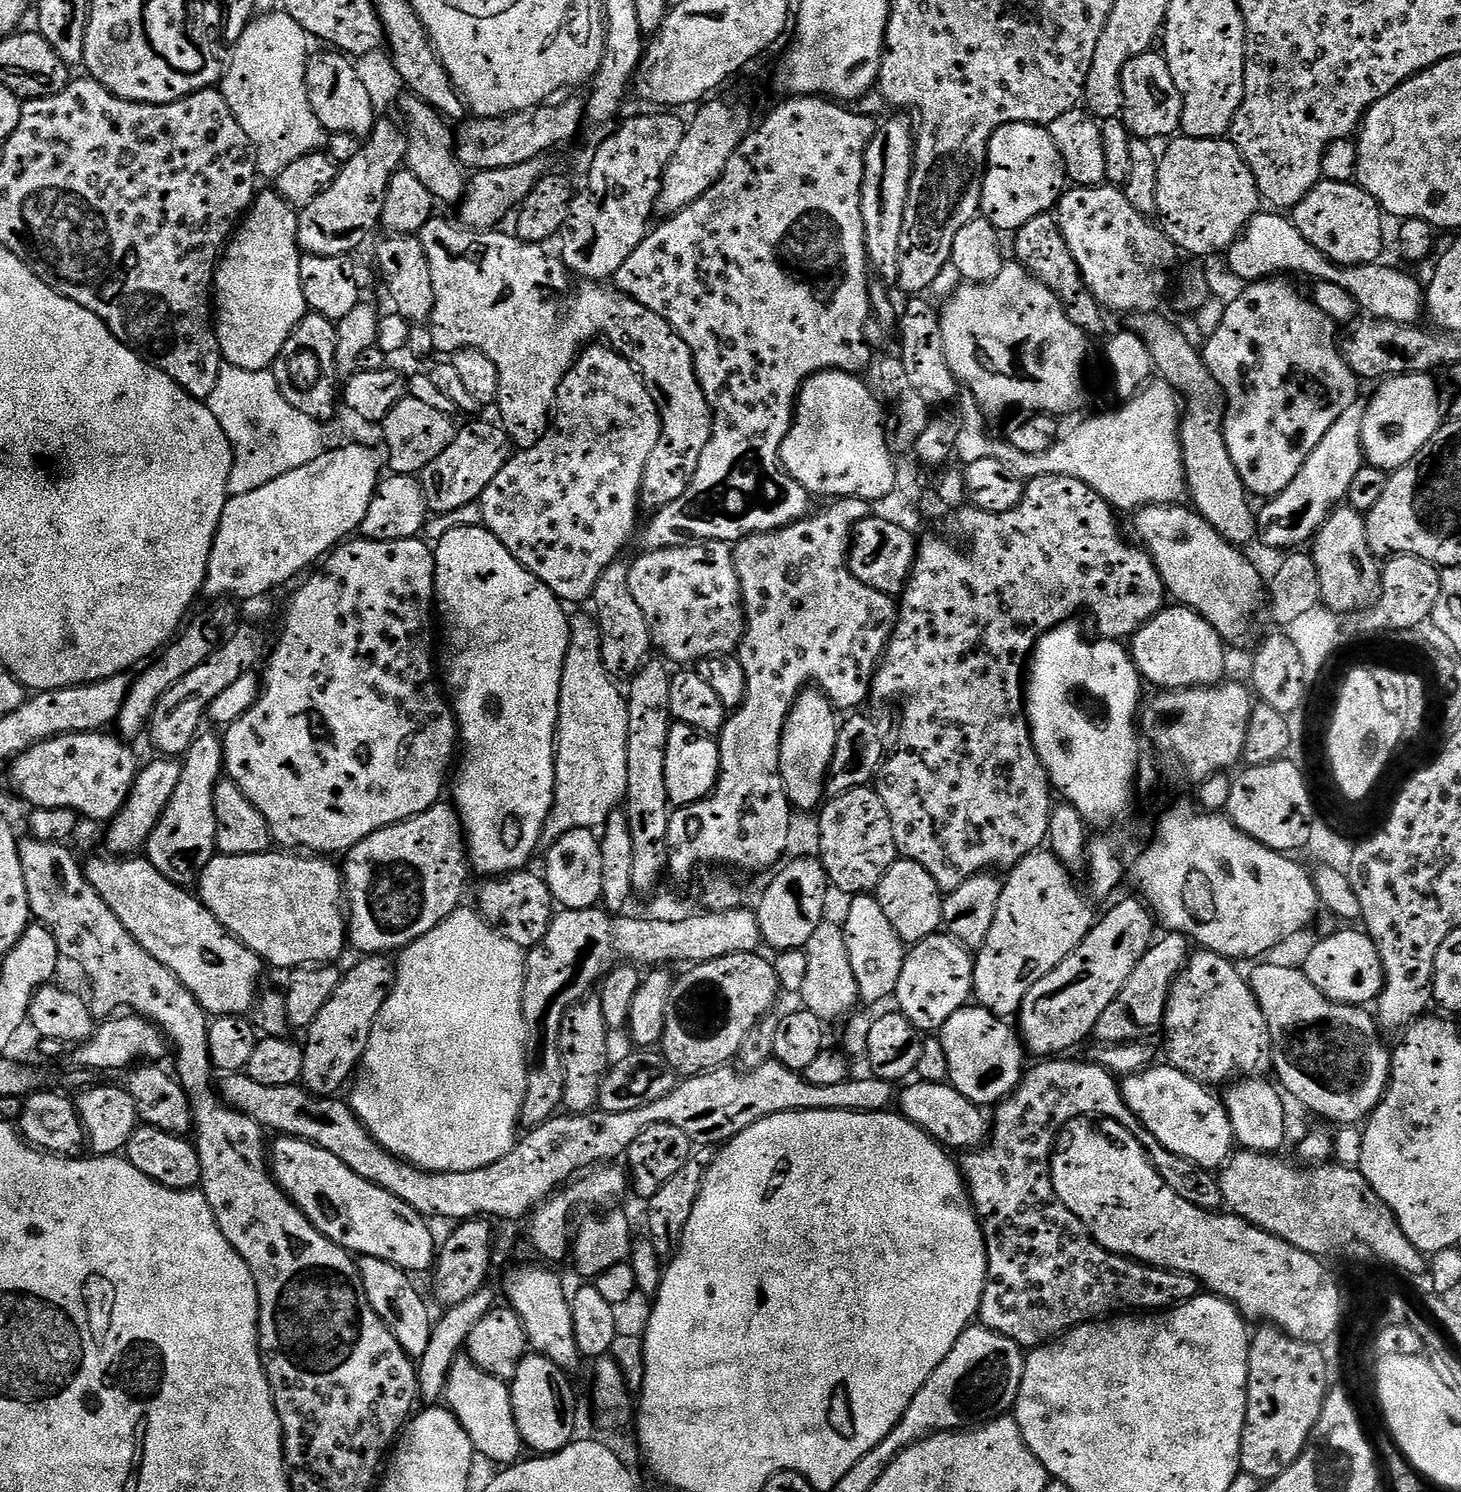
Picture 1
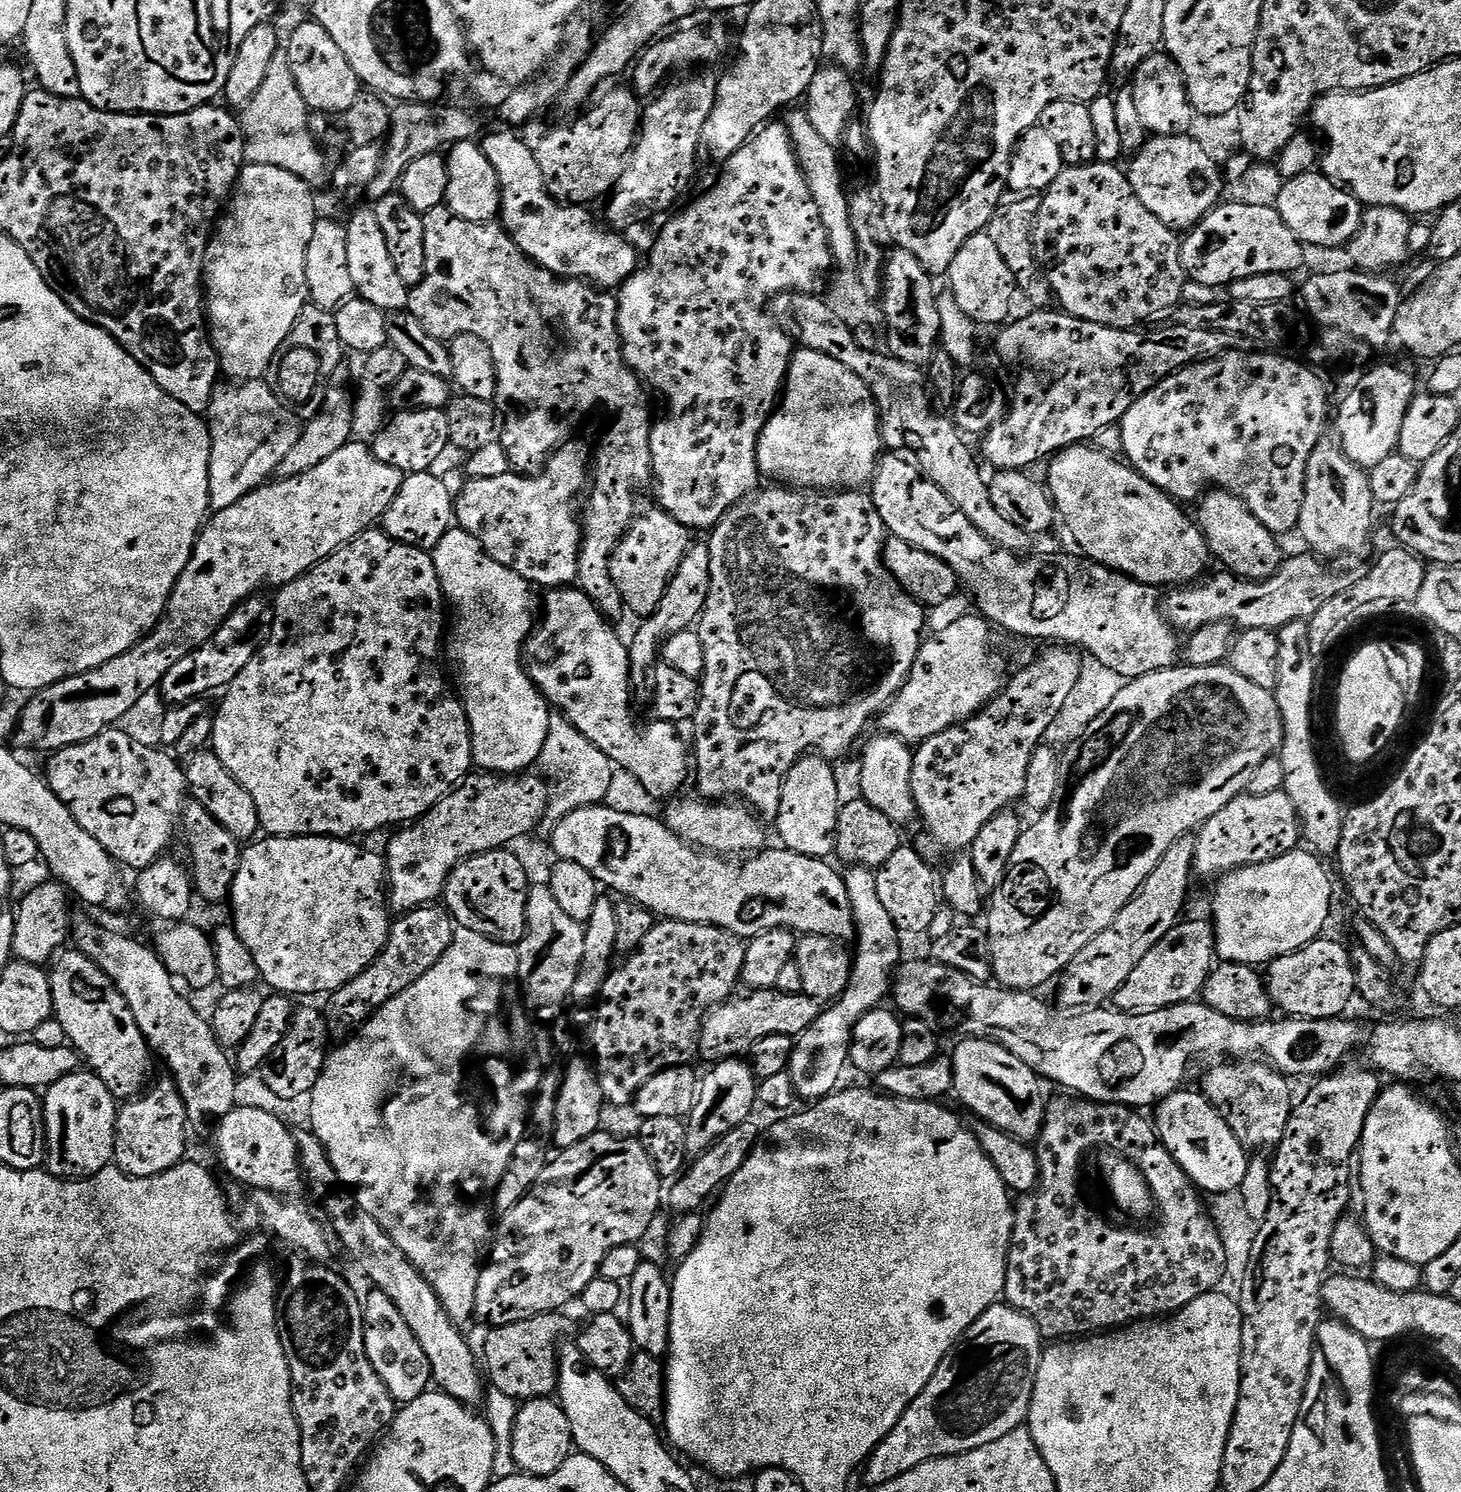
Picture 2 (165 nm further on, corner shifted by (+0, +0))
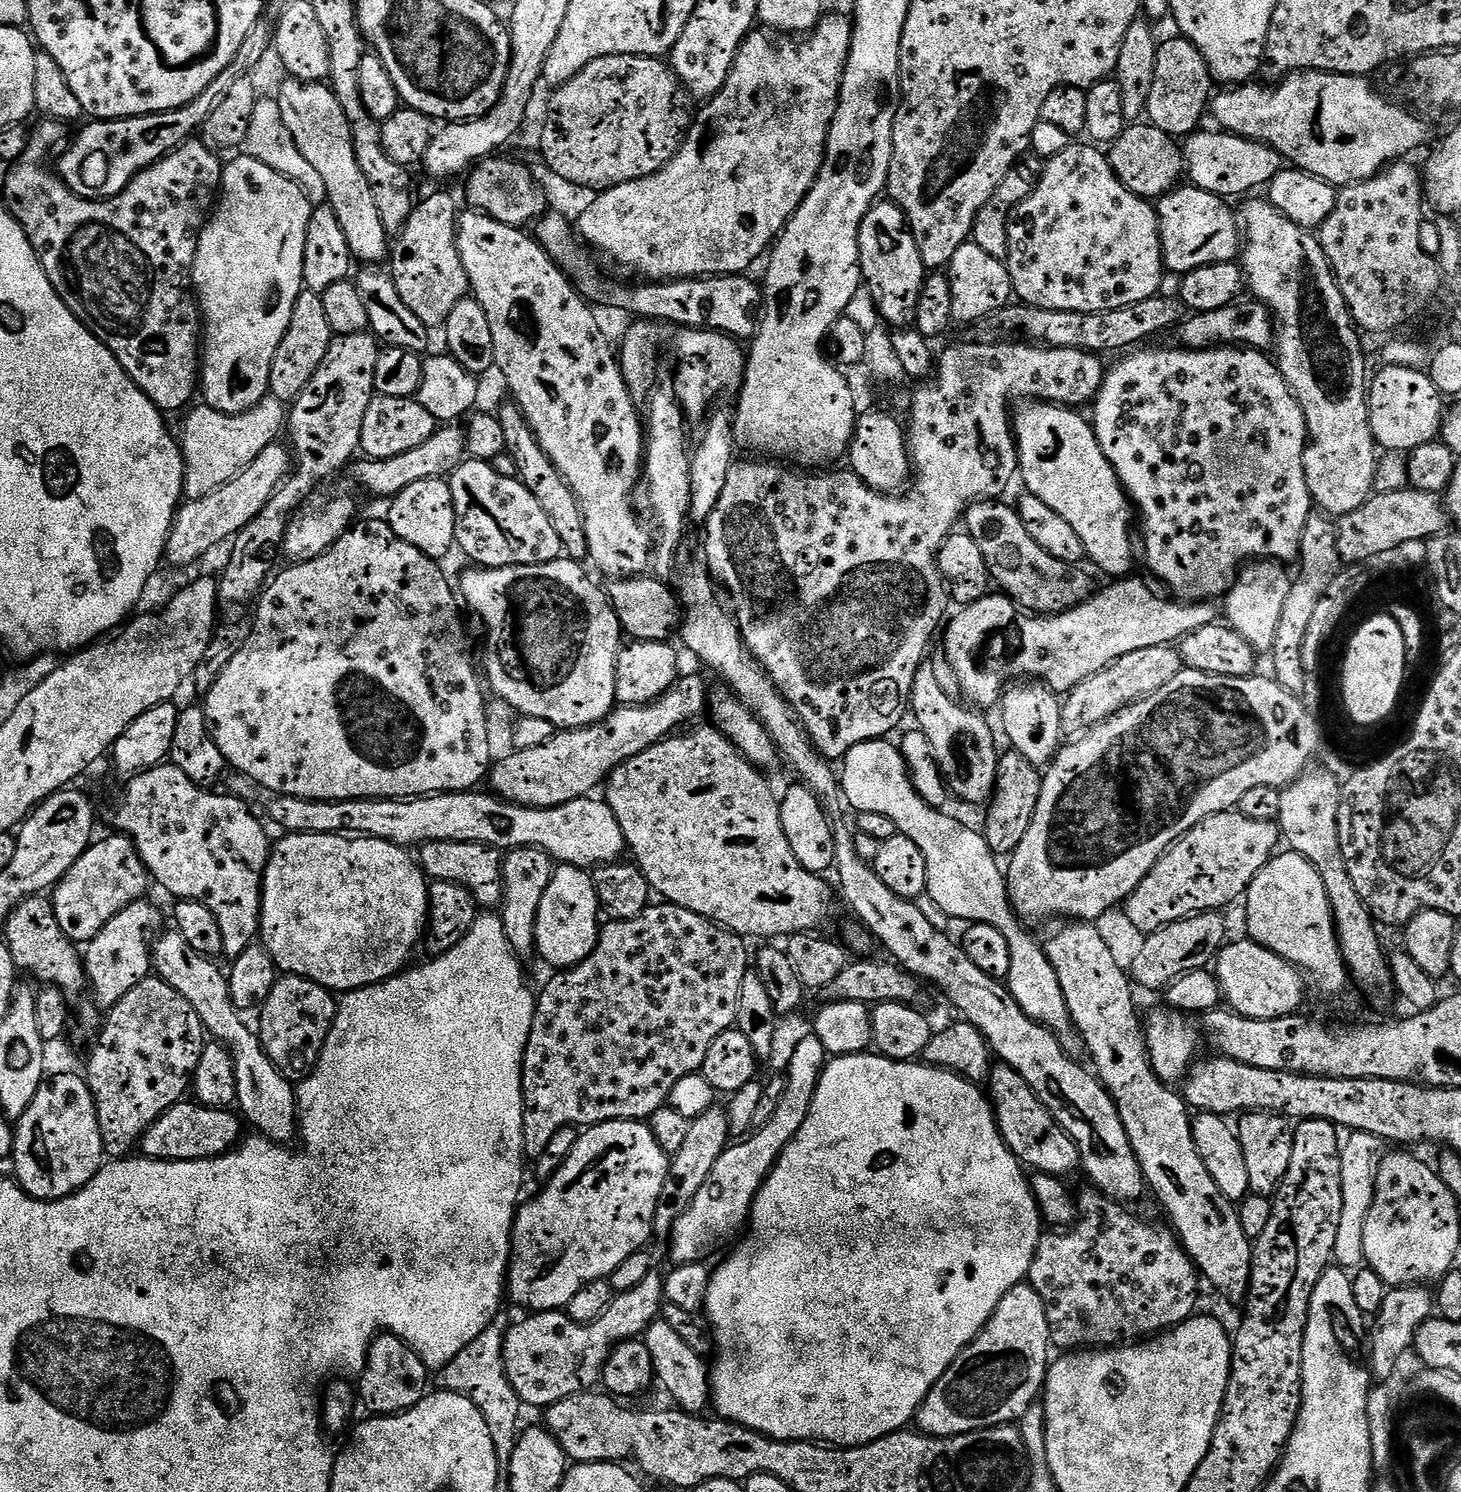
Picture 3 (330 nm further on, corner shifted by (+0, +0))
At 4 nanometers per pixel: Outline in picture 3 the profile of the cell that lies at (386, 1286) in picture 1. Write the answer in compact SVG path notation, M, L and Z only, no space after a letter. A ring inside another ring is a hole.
M381 1334L373 1340L368 1348L368 1361L359 1377L359 1380L361 1380L360 1384L358 1383L358 1396L363 1407L365 1404L369 1408L369 1413L390 1416L398 1412L405 1412L407 1408L412 1408L425 1396L426 1389L429 1387L429 1385L427 1386L428 1376L430 1376L429 1368L424 1365L422 1358L418 1358L418 1354L410 1345L402 1342L394 1335Z

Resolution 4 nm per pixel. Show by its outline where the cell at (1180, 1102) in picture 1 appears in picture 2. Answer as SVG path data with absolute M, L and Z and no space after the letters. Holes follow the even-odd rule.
M1188 1091L1175 1092L1160 1101L1154 1115L1156 1135L1201 1193L1210 1192L1215 1197L1239 1189L1246 1177L1249 1153L1234 1138L1234 1130L1226 1126L1226 1118L1216 1107L1199 1091Z

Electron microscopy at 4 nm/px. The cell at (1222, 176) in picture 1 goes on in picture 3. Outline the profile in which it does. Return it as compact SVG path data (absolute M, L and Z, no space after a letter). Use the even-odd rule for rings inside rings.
M1136 122L1125 127L1123 134L1112 141L1107 158L1120 181L1131 192L1143 196L1149 202L1159 201L1161 196L1171 192L1186 176L1181 145L1173 137L1147 122Z

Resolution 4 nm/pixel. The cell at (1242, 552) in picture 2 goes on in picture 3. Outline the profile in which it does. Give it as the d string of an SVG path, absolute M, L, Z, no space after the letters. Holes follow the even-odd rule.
M1267 558L1248 562L1237 571L1236 579L1228 589L1228 617L1226 623L1249 640L1257 653L1268 654L1272 651L1274 634L1278 630L1278 618L1282 618L1282 609L1286 598L1290 598L1293 577L1283 563L1273 562Z

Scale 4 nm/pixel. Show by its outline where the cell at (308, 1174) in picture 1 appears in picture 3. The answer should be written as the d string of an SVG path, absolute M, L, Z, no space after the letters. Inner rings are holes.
M181 1102L149 1126L138 1148L149 1160L207 1160L209 1156L223 1156L239 1145L242 1139L240 1124L241 1117L235 1111Z

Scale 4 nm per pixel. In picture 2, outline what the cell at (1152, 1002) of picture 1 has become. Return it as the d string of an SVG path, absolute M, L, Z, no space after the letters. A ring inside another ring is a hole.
M1188 919L1175 924L1170 934L1166 934L1166 938L1162 938L1162 942L1158 942L1154 950L1134 966L1130 978L1126 978L1112 996L1110 1004L1115 1011L1153 1012L1195 1001L1203 993L1204 983L1214 967L1216 929L1207 919Z

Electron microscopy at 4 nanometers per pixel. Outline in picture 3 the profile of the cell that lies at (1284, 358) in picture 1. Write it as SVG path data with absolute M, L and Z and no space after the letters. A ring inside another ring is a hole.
M1213 346L1203 350L1185 350L1176 348L1146 348L1133 351L1133 356L1120 360L1107 369L1104 384L1096 395L1094 407L1096 413L1090 416L1096 429L1096 437L1102 446L1102 454L1114 466L1120 484L1128 493L1135 511L1138 513L1138 528L1144 531L1144 560L1153 577L1177 597L1188 602L1197 600L1215 601L1216 596L1227 597L1232 587L1237 569L1245 562L1257 558L1267 558L1273 562L1295 561L1300 554L1302 530L1306 522L1314 515L1312 496L1306 486L1304 473L1304 445L1308 443L1308 427L1304 410L1296 395L1292 393L1284 375L1275 363L1267 360L1265 353L1247 346Z

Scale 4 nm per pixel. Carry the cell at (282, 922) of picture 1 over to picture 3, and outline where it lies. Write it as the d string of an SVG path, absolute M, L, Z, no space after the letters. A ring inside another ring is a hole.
M289 832L281 837L268 853L258 933L277 969L318 982L333 994L382 984L405 971L413 963L416 943L421 943L428 919L430 880L413 853L373 836Z

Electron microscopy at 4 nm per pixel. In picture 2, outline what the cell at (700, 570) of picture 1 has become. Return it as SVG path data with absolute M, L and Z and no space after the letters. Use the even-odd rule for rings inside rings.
M657 508L650 509L645 516L637 515L627 525L628 533L621 540L619 537L613 547L608 567L610 578L614 578L614 586L618 586L618 594L622 594L625 609L639 618L647 618L656 613L669 578L675 574L684 553L690 547L689 529L677 522L671 511Z

